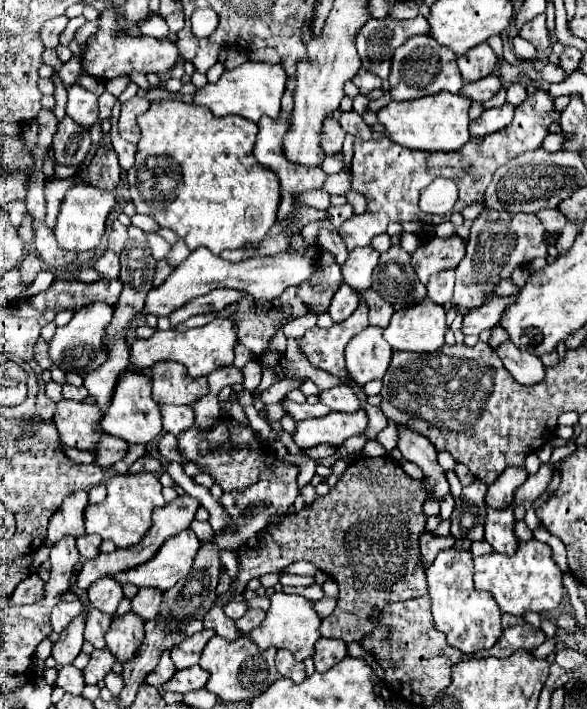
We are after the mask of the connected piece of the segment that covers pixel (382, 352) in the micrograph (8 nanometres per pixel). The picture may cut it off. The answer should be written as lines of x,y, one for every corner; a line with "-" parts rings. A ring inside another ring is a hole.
368,326
362,334
356,334
346,346
348,374
362,386
370,380
382,380
390,360
392,346
382,338
380,326

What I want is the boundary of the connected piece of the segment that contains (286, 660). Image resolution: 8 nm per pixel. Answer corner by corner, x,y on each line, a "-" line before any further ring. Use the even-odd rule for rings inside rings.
278,650
276,656
276,668
280,672
280,676
288,676
294,682
302,682
306,678
306,670
304,664
298,662
290,650

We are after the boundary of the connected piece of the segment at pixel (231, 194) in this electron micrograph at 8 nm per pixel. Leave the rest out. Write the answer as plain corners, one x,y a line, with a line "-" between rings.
160,100
160,102
152,102
150,108
146,110
146,114
138,116
138,124
140,124
140,130
142,130
142,138
138,142
136,162
128,170
130,198
136,204
136,212
144,212
144,214
152,216
162,228
174,230
180,238
186,240
190,250
196,250
198,246
206,246
212,254
220,254
222,250
242,248
246,242
262,242
264,240
264,236
268,234
268,230
276,222
276,212
278,212
278,204
280,204
280,180
272,170
264,168
252,154
252,148
254,148
254,142
256,142
256,136
258,136
258,125
256,123
236,115
217,118
210,110
206,110
206,106
186,104
182,100

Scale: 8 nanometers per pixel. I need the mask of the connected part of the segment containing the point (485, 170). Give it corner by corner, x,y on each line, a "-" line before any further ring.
538,90
536,96
524,100
516,108
516,114
514,114
514,120
510,126
506,126
504,130
498,130
494,134
488,134
488,136
474,136
474,138
470,138
470,142
466,142
466,146
462,146
462,150
452,150
450,154
442,154
442,152
426,154
424,150
410,150
410,148
398,146
388,136
372,138
372,140
356,138
354,140
354,158
352,158
352,168
350,168
352,188
366,196
368,206
366,206
366,212
354,214
340,226
338,232
340,232
342,240
346,242
348,250
352,250
356,246
368,246
374,236
378,236
380,232
386,232
386,226
390,222
404,224
404,222
418,218
422,222
438,224
438,222
446,220
446,218
438,218
432,214
424,214
418,208
420,192
430,182
434,182
434,178
438,178
438,176
458,180
458,190
460,190
458,212
464,206
468,206
470,202
476,202
476,200
482,202
484,190
488,188
494,172
500,166
504,166
506,162
524,154
526,150
540,148
544,136
548,134
550,122
556,122
556,120
558,120
558,114
554,112
554,104
552,104
548,92

